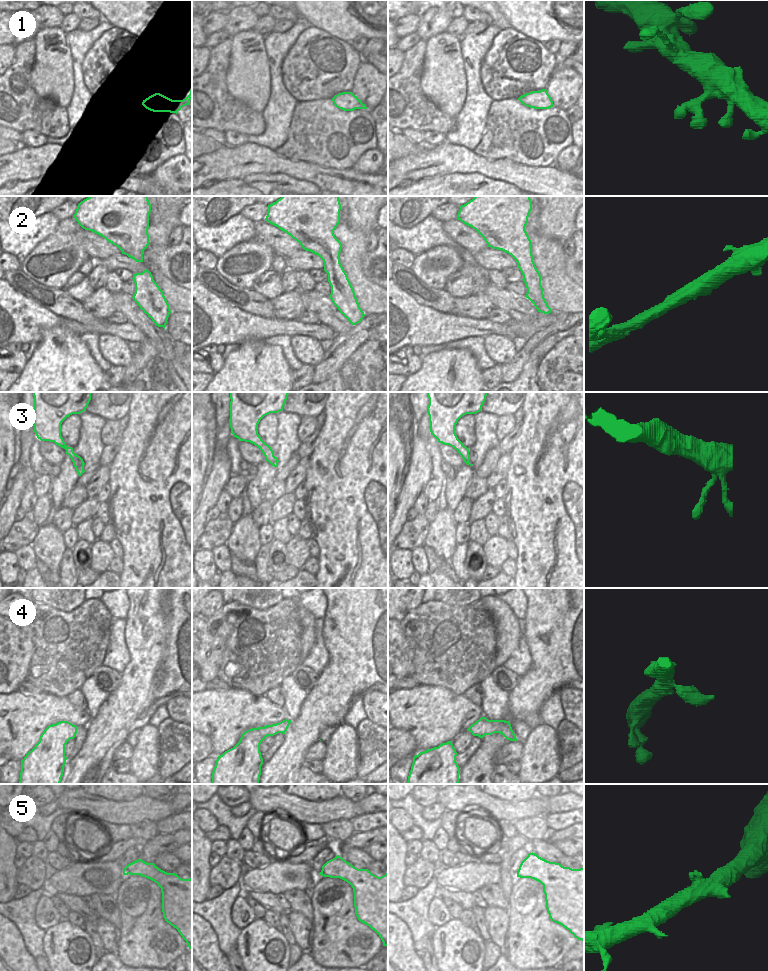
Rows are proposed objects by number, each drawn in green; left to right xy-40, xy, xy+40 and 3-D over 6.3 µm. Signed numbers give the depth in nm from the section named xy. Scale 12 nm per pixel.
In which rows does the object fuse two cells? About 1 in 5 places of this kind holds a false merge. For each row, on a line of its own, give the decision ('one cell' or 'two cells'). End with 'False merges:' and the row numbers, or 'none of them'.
1: one cell
2: one cell
3: one cell
4: one cell
5: one cell
False merges: none of them

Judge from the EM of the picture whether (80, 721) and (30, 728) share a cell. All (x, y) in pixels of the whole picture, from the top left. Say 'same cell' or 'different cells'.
same cell

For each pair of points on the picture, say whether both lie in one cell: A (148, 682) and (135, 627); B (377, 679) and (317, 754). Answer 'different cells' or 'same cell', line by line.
A: same cell
B: different cells

